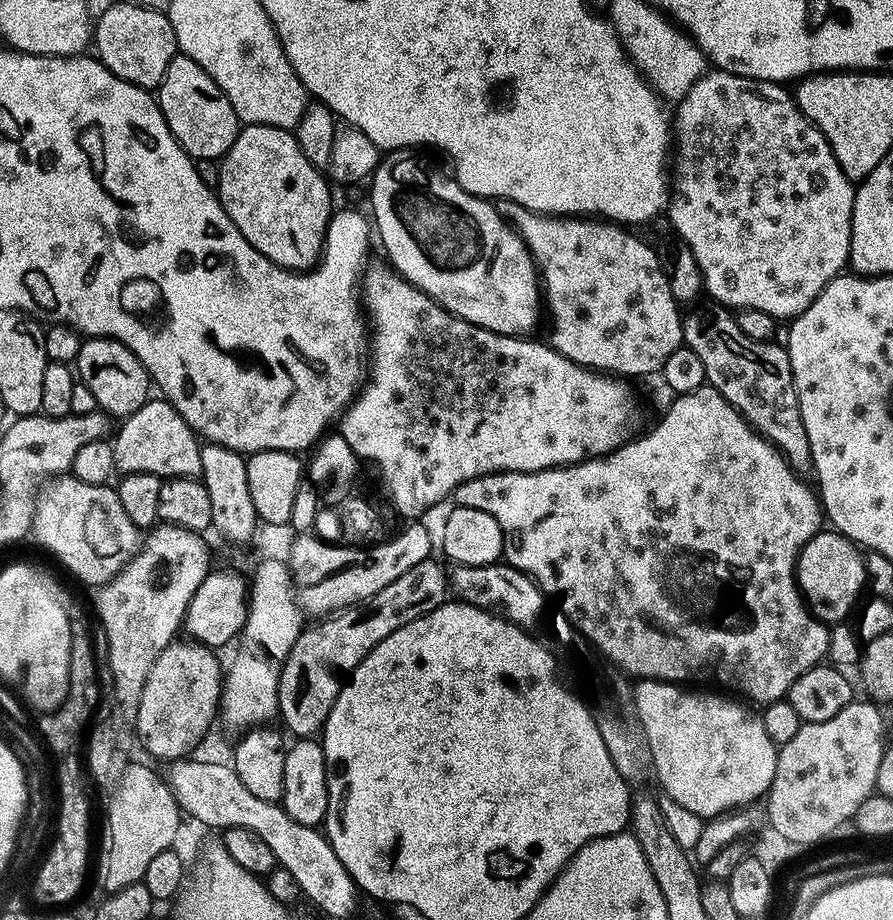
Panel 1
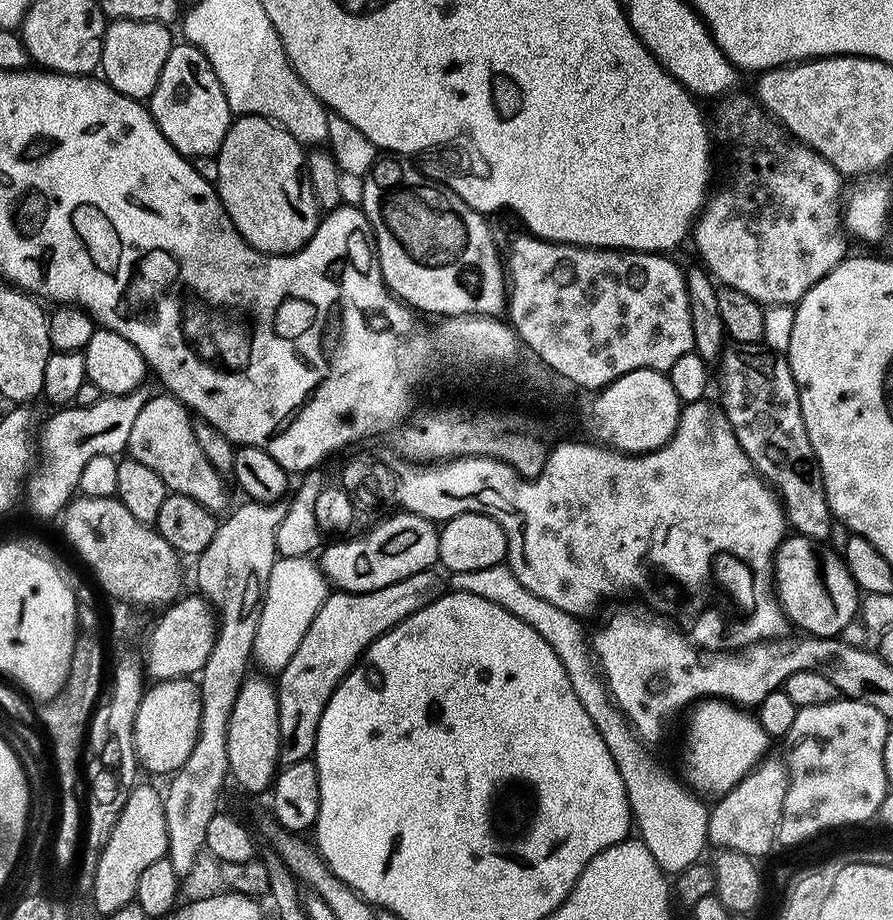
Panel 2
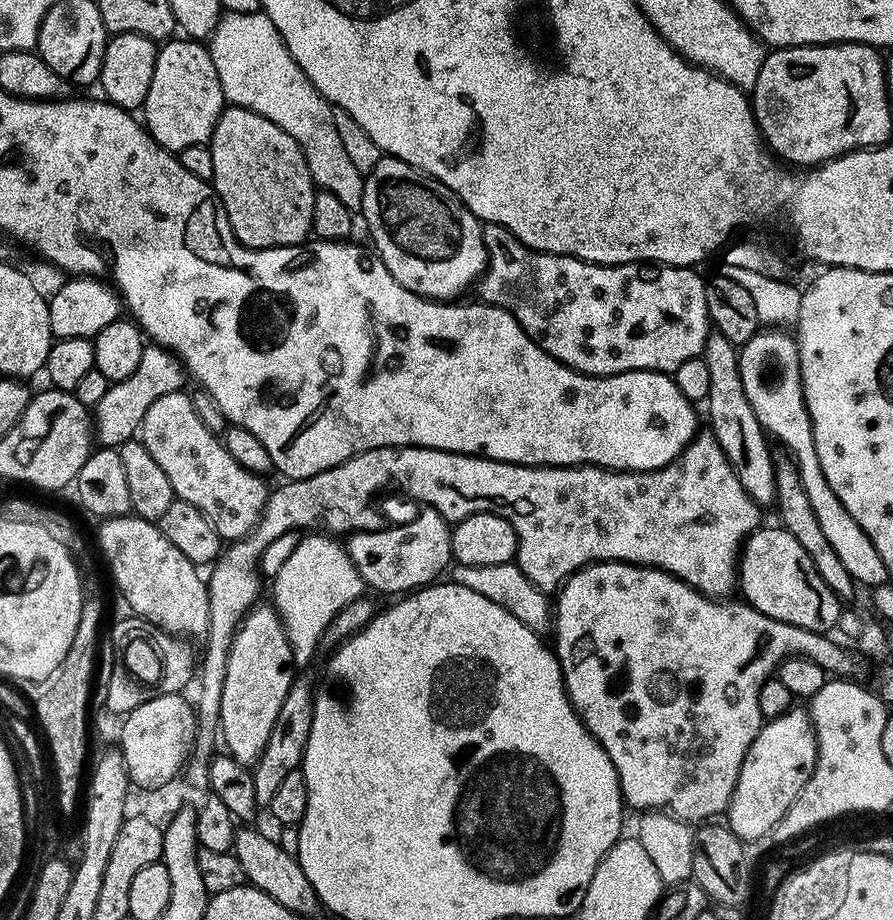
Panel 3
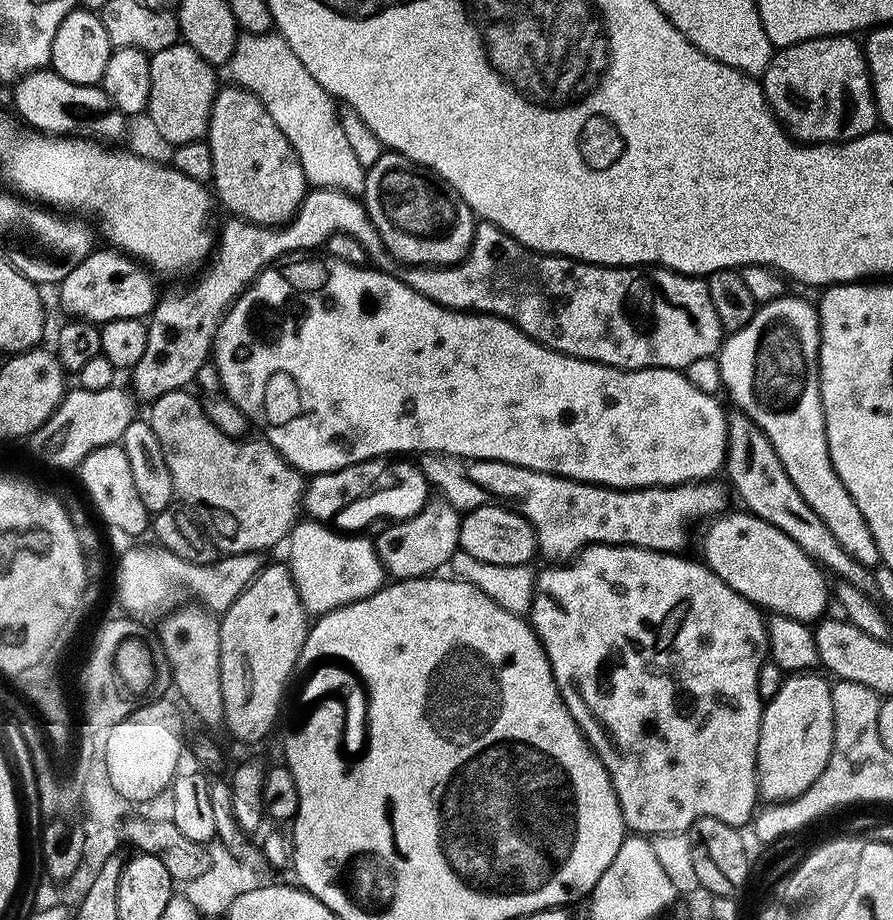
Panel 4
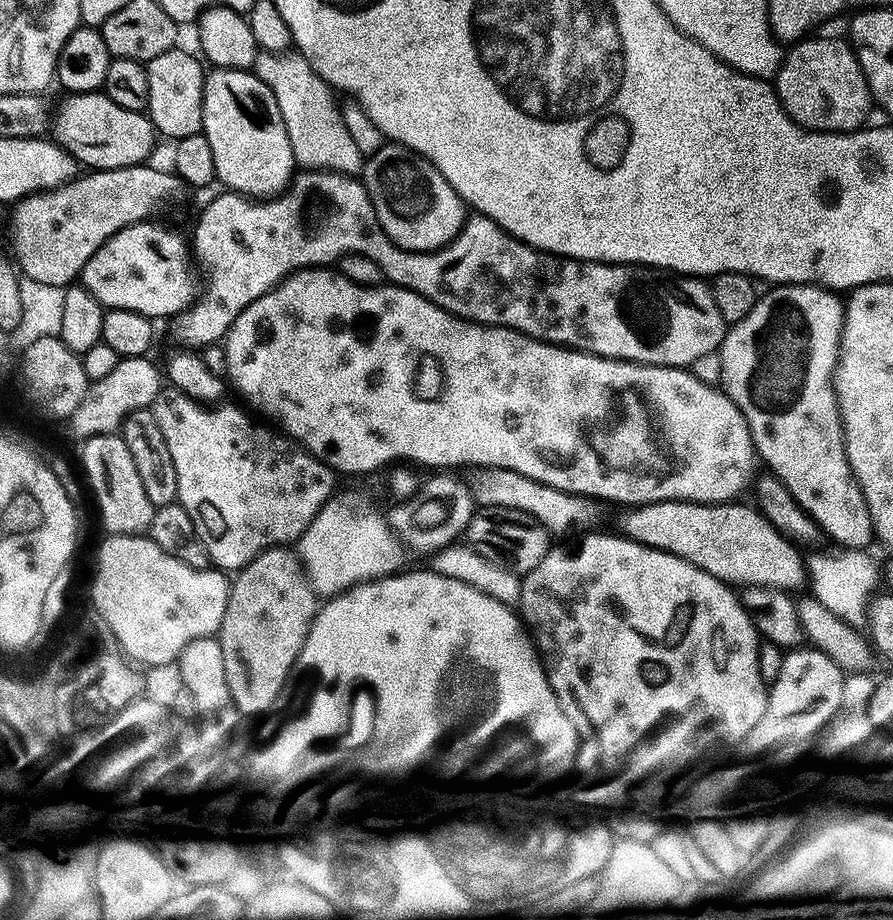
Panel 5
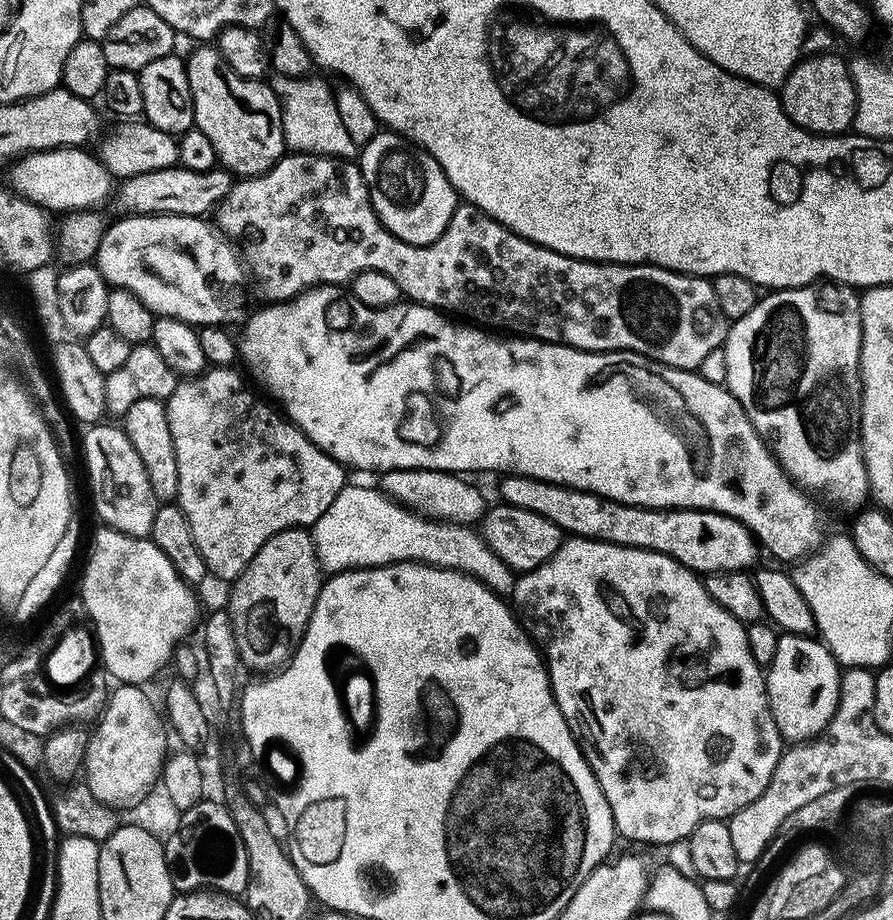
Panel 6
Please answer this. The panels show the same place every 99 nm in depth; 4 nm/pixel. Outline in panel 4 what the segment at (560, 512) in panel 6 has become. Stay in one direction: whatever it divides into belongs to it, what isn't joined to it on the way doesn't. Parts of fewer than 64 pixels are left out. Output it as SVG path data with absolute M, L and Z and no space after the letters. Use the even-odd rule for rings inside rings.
M747 510L739 511L725 511L709 523L712 525L704 532L703 563L757 608L769 608L769 613L795 620L819 621L828 612L828 600L830 604L830 584L828 588L821 566L782 530Z

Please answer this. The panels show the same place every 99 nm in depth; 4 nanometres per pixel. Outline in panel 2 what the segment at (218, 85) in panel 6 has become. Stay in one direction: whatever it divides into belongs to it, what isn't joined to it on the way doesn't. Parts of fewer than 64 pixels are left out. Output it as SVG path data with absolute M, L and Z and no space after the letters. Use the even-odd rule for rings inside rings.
M236 116L215 158L218 178L214 187L238 234L251 248L274 256L286 256L289 252L300 251L306 242L310 242L322 219L322 209L316 203L312 183L308 180L305 149L285 128L261 116Z

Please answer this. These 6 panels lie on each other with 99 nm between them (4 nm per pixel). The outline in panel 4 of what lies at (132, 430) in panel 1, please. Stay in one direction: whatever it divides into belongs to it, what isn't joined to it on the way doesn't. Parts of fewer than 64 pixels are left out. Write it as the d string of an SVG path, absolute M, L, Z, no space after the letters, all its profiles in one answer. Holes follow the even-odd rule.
M181 390L162 394L151 401L152 413L146 416L158 438L162 458L166 458L166 466L170 466L170 478L174 482L179 503L191 508L203 521L204 531L221 553L267 553L267 548L274 547L279 540L287 541L292 527L298 522L306 487L305 473L298 471L293 464L286 463L274 446L263 438L235 440L222 434L222 430L218 430L218 426L214 426L214 422L210 422L204 413L203 403L199 399L196 401L190 393Z

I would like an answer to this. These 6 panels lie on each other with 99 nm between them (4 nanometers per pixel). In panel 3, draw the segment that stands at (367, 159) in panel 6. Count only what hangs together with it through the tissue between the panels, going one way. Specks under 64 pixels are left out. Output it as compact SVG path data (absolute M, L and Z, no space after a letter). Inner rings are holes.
M381 155L380 164L367 173L362 198L362 217L368 223L375 255L394 274L394 278L406 290L437 302L452 302L468 287L475 285L488 266L488 251L484 245L484 230L481 221L455 192L441 181L402 162L396 156Z

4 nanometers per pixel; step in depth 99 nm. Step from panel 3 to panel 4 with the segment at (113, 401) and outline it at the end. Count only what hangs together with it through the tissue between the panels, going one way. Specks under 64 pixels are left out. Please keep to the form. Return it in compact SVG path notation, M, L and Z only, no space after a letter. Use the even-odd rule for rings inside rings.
M312 188L305 192L299 210L286 224L269 226L228 218L224 229L221 232L219 229L215 237L214 255L207 261L192 288L184 288L165 300L164 297L157 299L150 313L146 351L130 370L131 391L137 397L145 396L145 401L151 402L167 392L187 389L195 381L198 370L202 370L202 366L210 360L216 327L223 322L224 315L257 274L289 254L316 250L319 244L320 247L327 245L328 239L338 232L358 238L358 242L362 242L368 251L369 261L381 272L397 271L398 262L386 250L374 222L368 216L367 208L357 197L336 192L333 188Z

